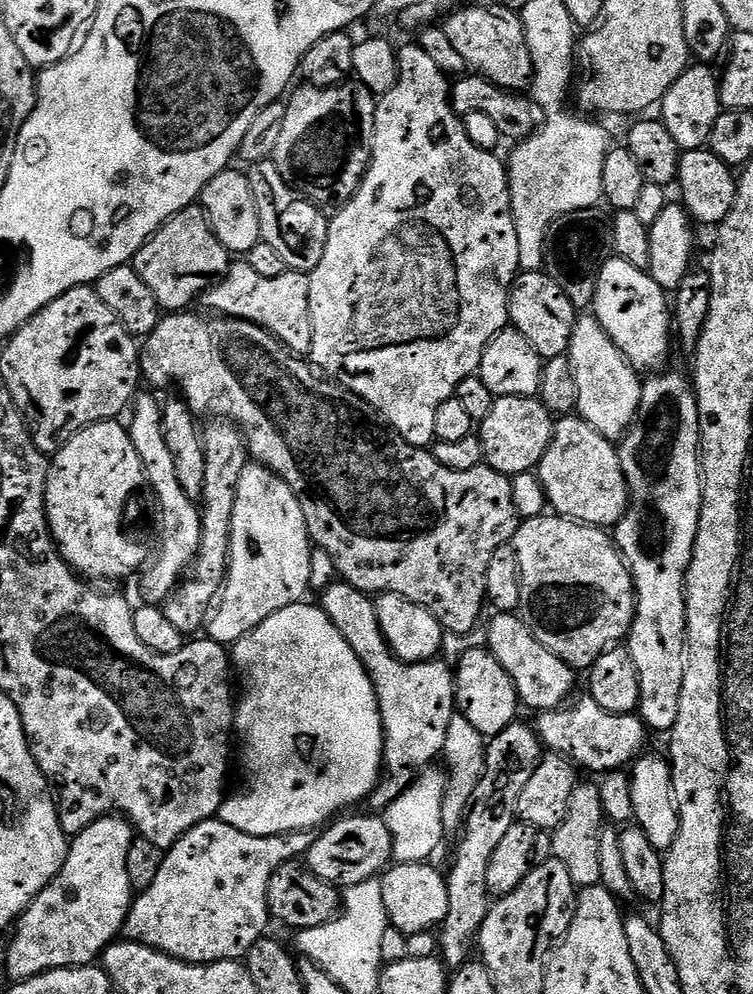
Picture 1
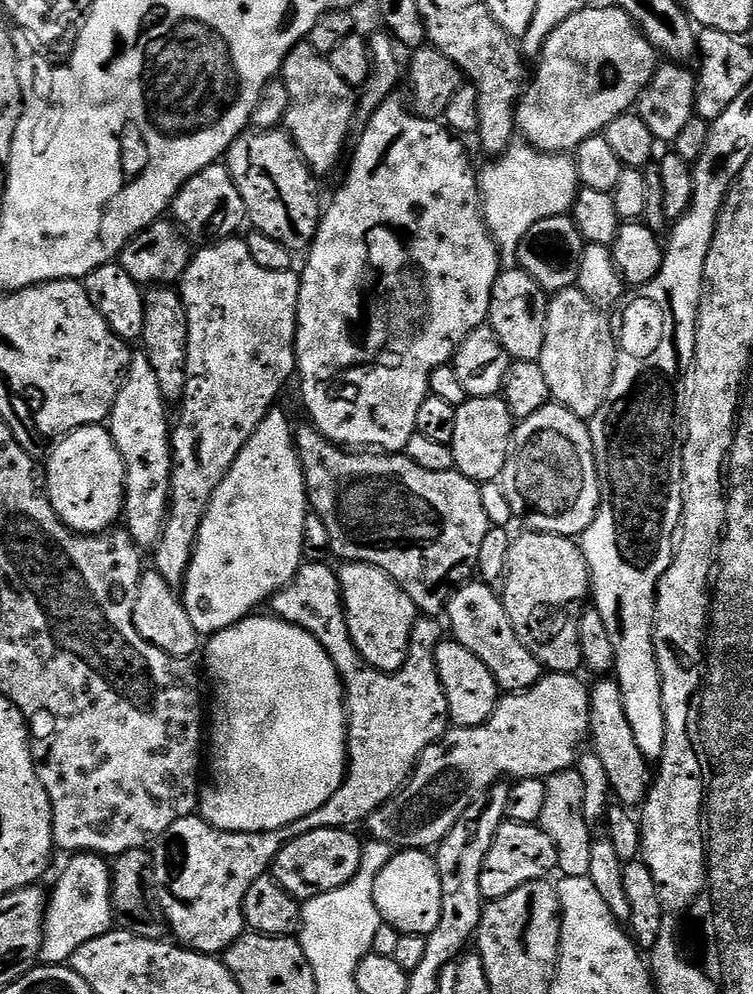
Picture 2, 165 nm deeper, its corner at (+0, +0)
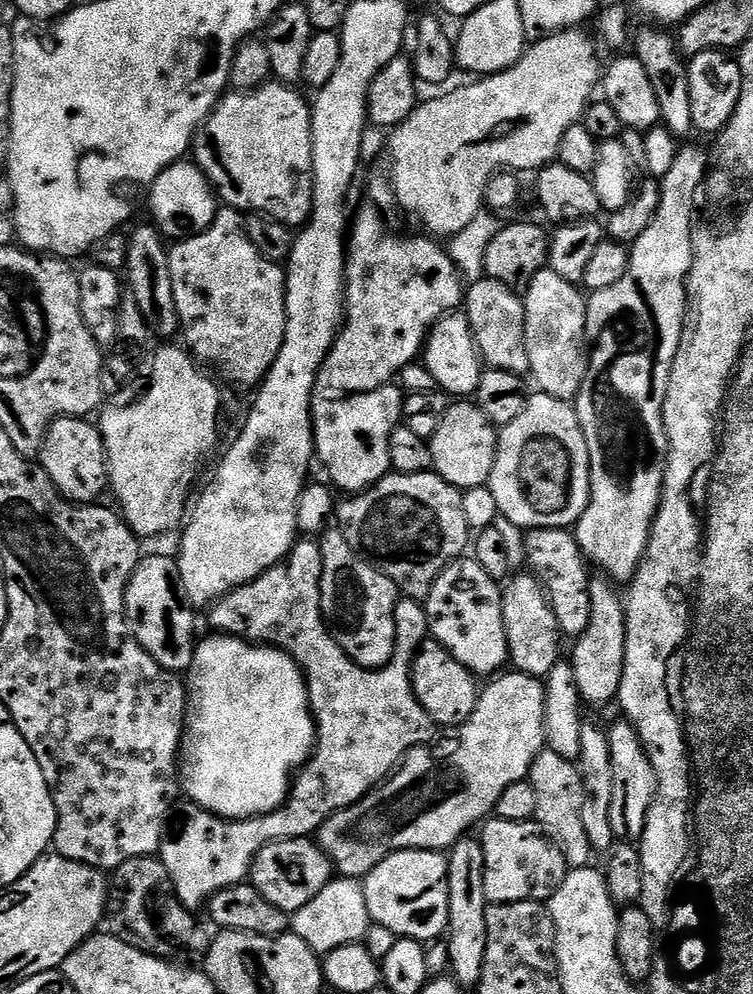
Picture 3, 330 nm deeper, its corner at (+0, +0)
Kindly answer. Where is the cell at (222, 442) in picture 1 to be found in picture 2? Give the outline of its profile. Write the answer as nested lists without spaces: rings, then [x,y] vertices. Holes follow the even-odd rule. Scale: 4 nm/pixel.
[[[233,238],[230,240],[217,240],[193,255],[178,284],[178,291],[186,306],[186,318],[188,319],[188,353],[186,354],[186,390],[184,399],[179,405],[180,417],[175,417],[174,427],[172,428],[172,485],[170,486],[170,496],[168,497],[168,516],[164,519],[164,529],[160,532],[160,541],[156,543],[154,551],[151,553],[154,563],[154,571],[162,574],[170,587],[177,590],[183,589],[184,579],[190,570],[192,555],[196,549],[196,539],[198,530],[202,526],[202,518],[210,506],[212,496],[218,490],[222,478],[230,470],[230,466],[238,458],[238,454],[250,442],[254,430],[266,419],[269,412],[273,411],[276,399],[280,396],[280,391],[284,388],[284,383],[288,379],[297,375],[296,370],[296,323],[298,322],[298,294],[300,293],[300,278],[295,271],[279,272],[278,270],[266,270],[263,266],[258,266],[254,258],[250,258],[248,241],[244,238]]]

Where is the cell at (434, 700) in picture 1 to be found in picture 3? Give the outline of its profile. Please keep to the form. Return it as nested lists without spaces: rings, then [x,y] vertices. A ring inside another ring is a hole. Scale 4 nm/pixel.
[[[300,538],[293,544],[285,560],[250,583],[235,588],[230,595],[223,596],[207,609],[208,624],[213,633],[275,646],[296,659],[308,681],[308,699],[312,701],[317,742],[312,755],[308,757],[308,763],[295,777],[288,801],[270,814],[253,816],[250,820],[224,820],[191,802],[173,807],[168,823],[164,825],[158,858],[170,874],[177,898],[193,910],[203,909],[210,897],[223,888],[245,883],[252,870],[252,859],[264,849],[264,845],[274,844],[278,840],[299,840],[319,833],[321,826],[333,814],[354,806],[365,794],[389,779],[407,752],[431,741],[428,739],[432,736],[434,725],[412,689],[412,660],[430,636],[428,615],[423,603],[411,598],[403,601],[402,631],[397,635],[396,652],[391,662],[384,668],[363,668],[346,655],[328,631],[328,624],[320,609],[321,578],[322,550],[319,543],[312,538]]]

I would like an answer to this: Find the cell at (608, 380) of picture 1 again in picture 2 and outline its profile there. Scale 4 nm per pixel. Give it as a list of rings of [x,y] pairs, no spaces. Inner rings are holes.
[[[579,287],[555,293],[548,301],[546,342],[542,342],[542,354],[538,363],[542,366],[542,374],[546,374],[552,400],[564,408],[569,408],[575,416],[585,422],[591,420],[598,406],[602,406],[616,369],[616,332],[613,321],[611,324],[604,316],[607,315],[592,304],[590,298],[583,296]]]

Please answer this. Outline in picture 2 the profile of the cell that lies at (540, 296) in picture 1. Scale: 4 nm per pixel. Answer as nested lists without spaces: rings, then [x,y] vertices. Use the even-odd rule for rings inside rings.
[[[519,266],[509,267],[501,271],[494,282],[494,290],[490,294],[490,310],[487,327],[494,330],[498,342],[506,350],[512,360],[539,361],[542,354],[542,342],[546,342],[546,314],[549,297]]]

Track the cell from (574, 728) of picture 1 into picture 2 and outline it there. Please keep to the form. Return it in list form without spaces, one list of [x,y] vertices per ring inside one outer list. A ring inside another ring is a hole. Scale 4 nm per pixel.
[[[548,672],[526,690],[501,695],[494,714],[490,714],[490,718],[482,726],[449,727],[444,737],[431,744],[420,756],[408,777],[408,783],[400,789],[399,796],[390,798],[376,813],[368,817],[367,835],[383,844],[391,844],[396,850],[432,850],[444,841],[454,822],[458,822],[458,818],[466,814],[468,807],[482,793],[501,783],[502,778],[508,778],[504,776],[512,776],[513,781],[539,780],[573,767],[578,759],[576,747],[583,740],[585,743],[590,736],[590,688],[580,678],[571,672]]]

